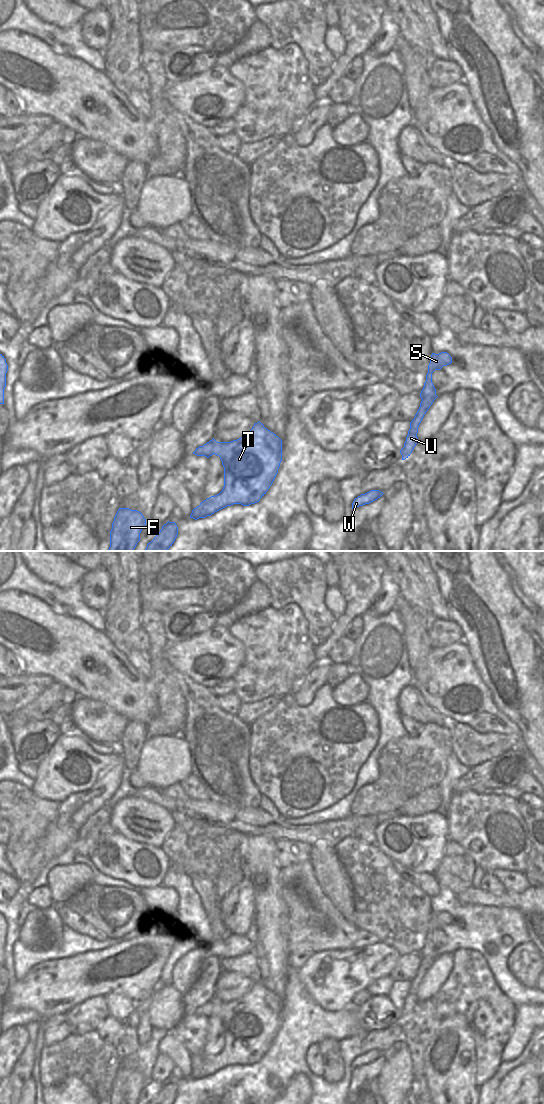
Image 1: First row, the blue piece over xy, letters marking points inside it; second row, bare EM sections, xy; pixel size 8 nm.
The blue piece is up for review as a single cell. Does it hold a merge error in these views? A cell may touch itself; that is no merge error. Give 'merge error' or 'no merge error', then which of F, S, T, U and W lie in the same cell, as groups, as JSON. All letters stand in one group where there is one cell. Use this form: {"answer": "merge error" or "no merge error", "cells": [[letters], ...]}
{"answer": "no merge error", "cells": [["F", "S", "T", "U", "W"]]}

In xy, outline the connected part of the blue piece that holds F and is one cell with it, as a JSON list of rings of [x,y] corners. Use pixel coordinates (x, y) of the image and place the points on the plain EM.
[[[119,1068],[112,1083],[110,1104],[137,1104],[145,1085],[146,1079],[141,1072]]]

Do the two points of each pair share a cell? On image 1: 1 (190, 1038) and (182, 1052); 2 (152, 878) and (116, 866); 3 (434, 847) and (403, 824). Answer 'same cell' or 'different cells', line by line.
1: different cells
2: same cell
3: same cell

